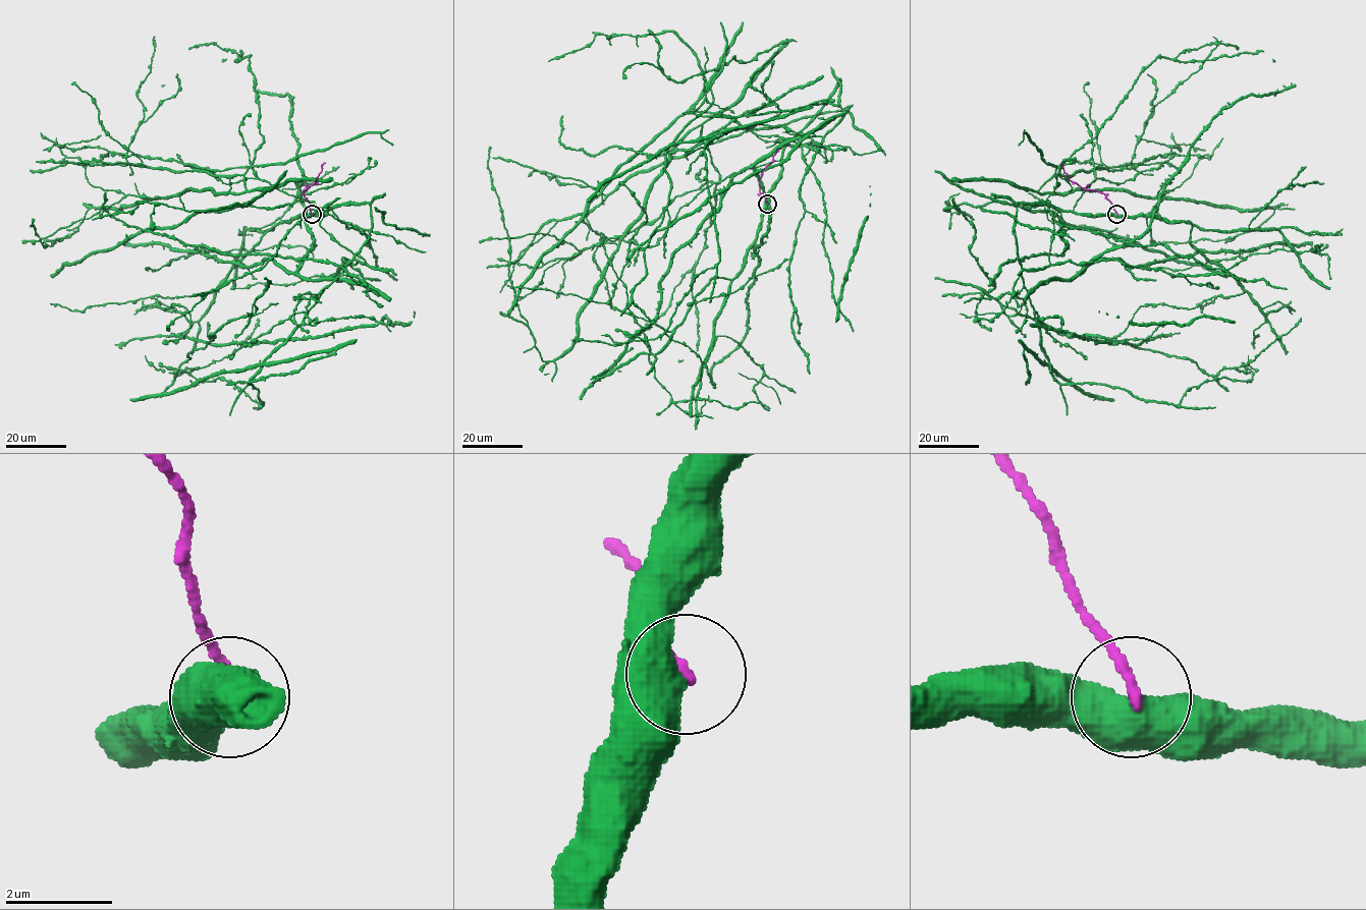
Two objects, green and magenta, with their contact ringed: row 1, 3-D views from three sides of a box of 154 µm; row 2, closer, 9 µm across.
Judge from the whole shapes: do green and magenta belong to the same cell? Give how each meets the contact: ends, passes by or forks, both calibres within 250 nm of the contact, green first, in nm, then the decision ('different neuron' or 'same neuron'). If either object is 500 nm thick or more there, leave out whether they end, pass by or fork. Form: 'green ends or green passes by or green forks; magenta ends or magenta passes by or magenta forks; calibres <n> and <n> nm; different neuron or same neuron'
calibres 650 and 220 nm; different neuron

